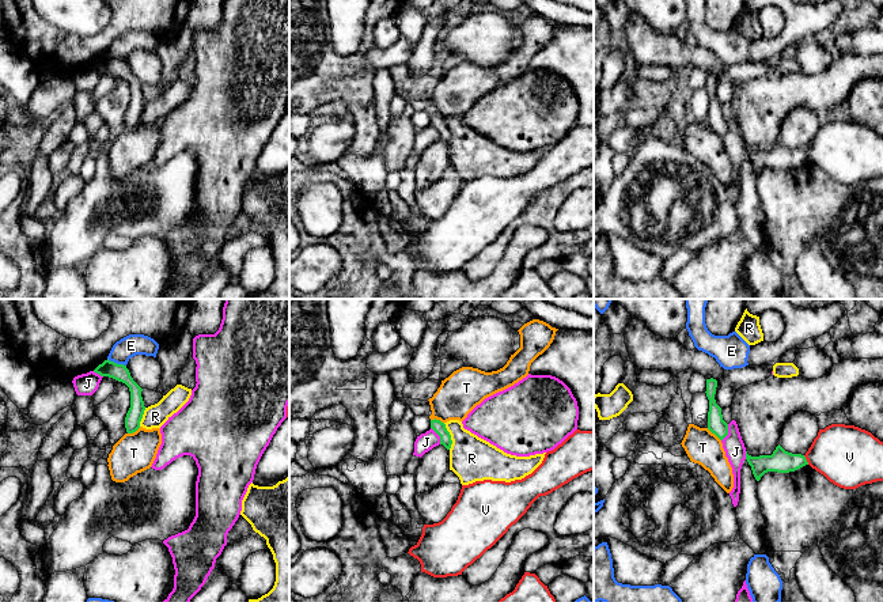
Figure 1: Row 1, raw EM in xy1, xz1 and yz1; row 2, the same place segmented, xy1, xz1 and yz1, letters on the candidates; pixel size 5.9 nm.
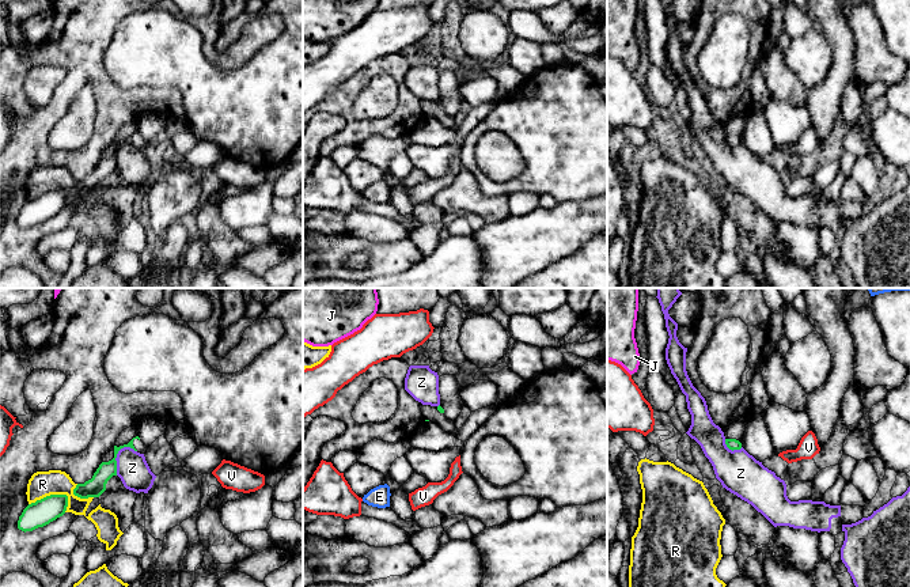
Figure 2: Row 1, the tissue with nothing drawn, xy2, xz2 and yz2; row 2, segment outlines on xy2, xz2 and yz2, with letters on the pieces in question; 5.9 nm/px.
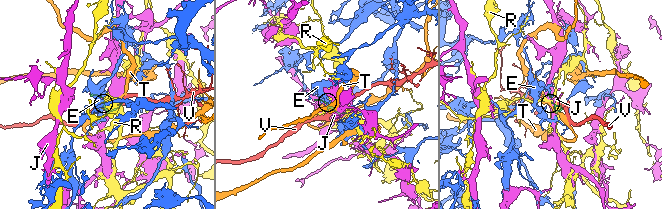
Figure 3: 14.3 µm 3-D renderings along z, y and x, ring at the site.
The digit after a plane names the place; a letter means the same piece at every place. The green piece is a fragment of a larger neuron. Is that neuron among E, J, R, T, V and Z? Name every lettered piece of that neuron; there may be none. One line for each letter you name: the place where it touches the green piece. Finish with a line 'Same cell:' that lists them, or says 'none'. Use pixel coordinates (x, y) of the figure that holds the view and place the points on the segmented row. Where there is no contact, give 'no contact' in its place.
Same cell: none

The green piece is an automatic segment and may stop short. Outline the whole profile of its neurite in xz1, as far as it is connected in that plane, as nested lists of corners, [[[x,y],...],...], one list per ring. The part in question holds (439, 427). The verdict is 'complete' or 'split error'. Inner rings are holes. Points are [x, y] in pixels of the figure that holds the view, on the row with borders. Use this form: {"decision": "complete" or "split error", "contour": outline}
{"decision": "complete", "contour": [[[435,419],[431,420],[431,428],[440,436],[440,444],[450,450],[452,440],[450,432],[446,428],[446,424]]]}

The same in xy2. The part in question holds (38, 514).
{"decision": "complete", "contour": [[[50,495],[29,504],[18,520],[18,529],[33,531],[62,516],[68,507],[67,495]]]}

